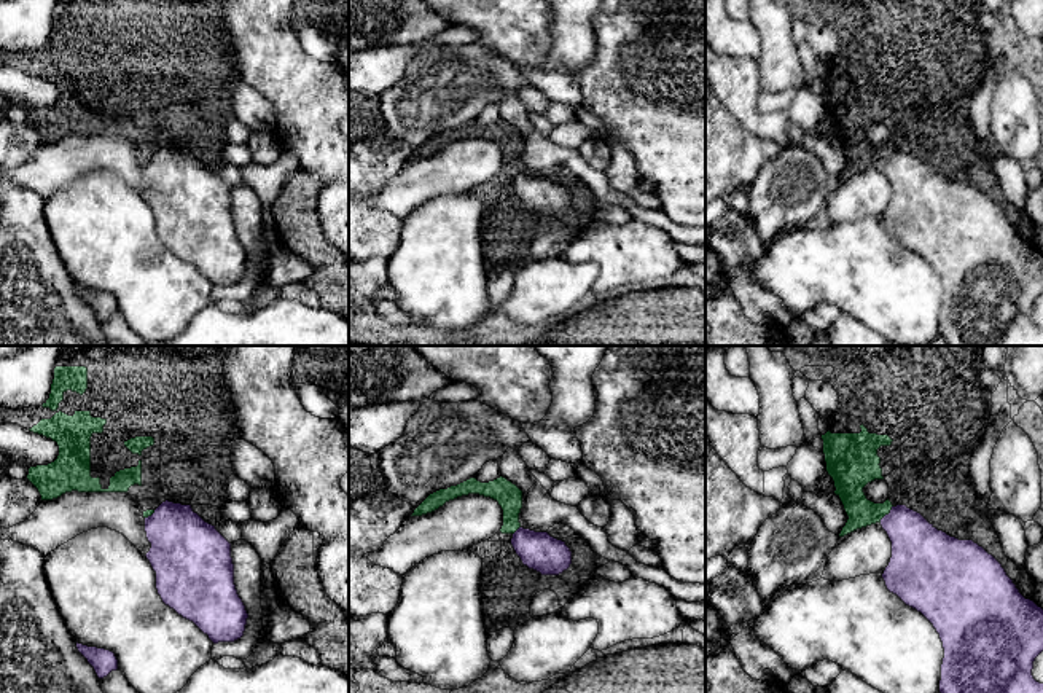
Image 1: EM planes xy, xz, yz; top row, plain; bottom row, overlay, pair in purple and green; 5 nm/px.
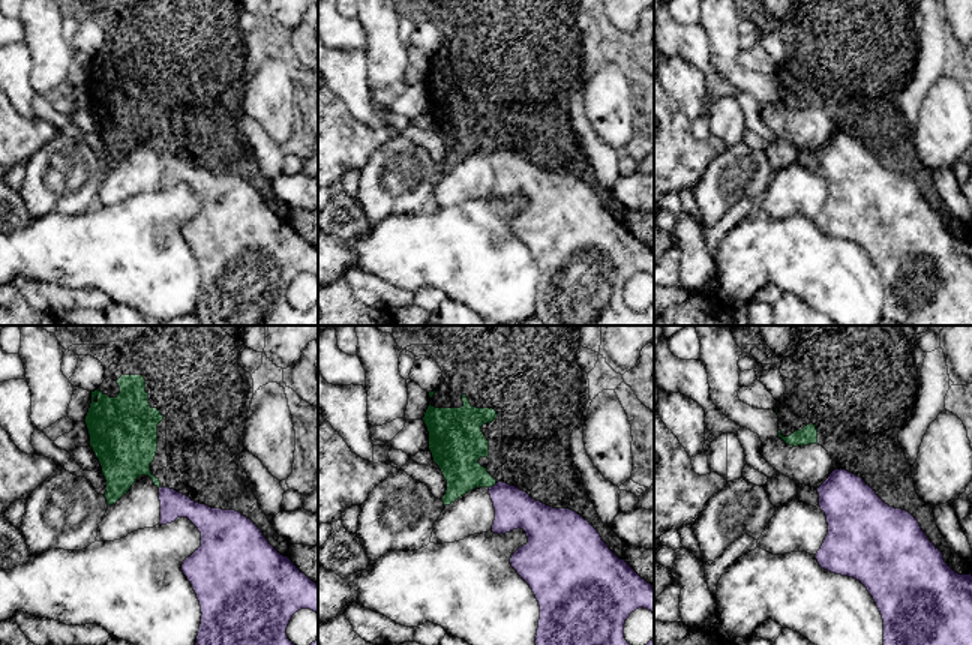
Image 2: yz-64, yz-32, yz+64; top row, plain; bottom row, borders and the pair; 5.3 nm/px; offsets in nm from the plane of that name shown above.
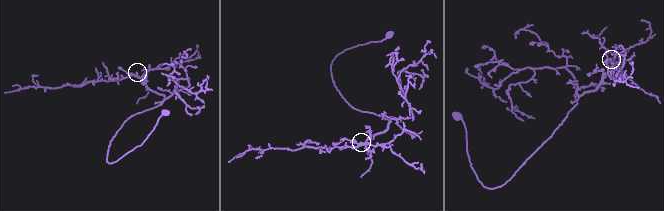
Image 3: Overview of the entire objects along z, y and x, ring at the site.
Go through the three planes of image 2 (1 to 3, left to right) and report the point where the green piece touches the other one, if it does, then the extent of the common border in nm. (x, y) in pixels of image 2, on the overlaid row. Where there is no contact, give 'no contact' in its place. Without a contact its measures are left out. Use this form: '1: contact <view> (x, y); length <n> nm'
1: no contact
2: contact yz-32 (492, 486); length 50 nm
3: no contact

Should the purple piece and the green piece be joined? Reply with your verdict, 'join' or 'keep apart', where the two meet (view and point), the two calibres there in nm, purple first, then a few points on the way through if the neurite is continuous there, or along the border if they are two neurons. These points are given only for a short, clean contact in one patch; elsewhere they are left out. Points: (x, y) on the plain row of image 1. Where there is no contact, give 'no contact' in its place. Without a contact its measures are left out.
keep apart | yz (889, 156) | 280/150 nm | along yz (892, 148), (879, 164)

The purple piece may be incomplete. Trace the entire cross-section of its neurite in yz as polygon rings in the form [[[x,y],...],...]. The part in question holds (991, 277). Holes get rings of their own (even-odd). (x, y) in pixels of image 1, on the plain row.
[[[906,148],[892,150],[881,169],[892,185],[892,201],[882,217],[887,233],[920,255],[943,285],[939,336],[949,346],[1043,346],[1043,327],[1032,319],[1033,304],[1043,295],[1043,252],[1019,236],[1002,207],[982,190],[938,174]]]

